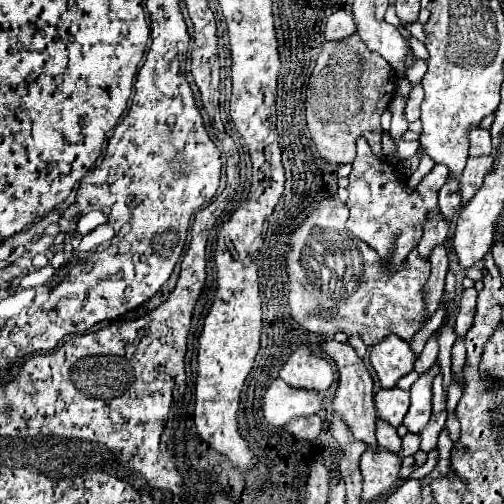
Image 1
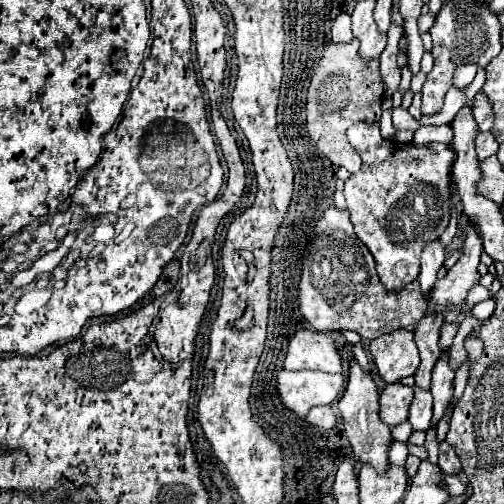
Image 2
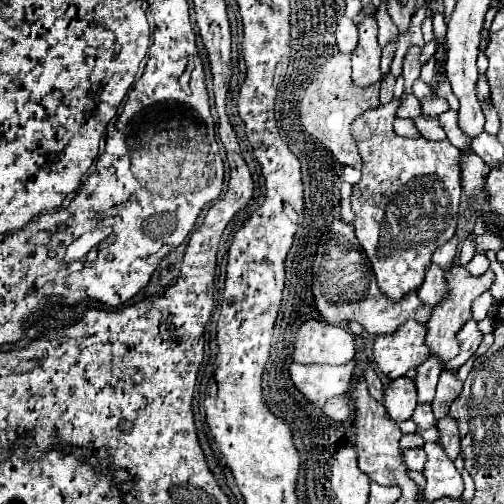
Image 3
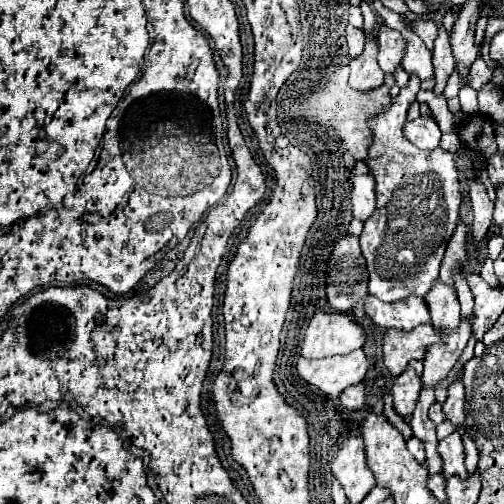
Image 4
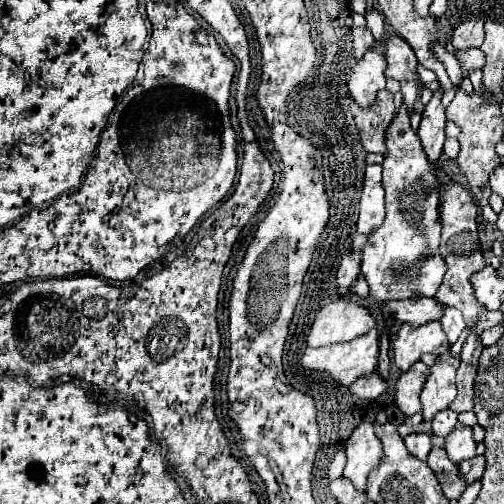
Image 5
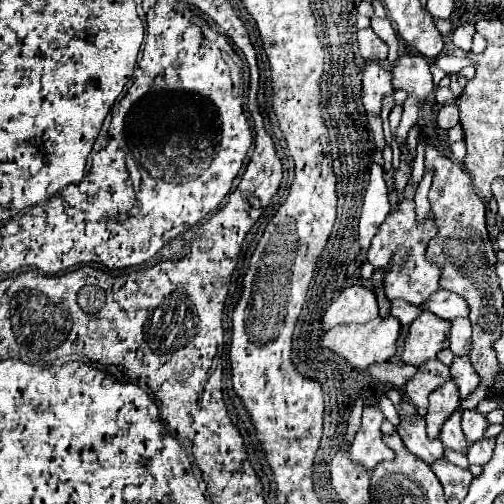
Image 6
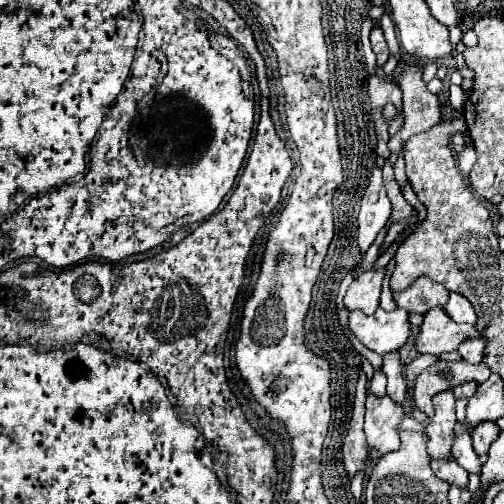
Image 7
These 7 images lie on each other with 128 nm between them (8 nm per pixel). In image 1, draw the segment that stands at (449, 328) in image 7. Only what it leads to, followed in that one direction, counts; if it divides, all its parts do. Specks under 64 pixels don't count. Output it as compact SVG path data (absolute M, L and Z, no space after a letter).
M386 336L372 346L370 362L382 388L392 388L404 374L414 370L414 350L410 342L400 340L400 336Z

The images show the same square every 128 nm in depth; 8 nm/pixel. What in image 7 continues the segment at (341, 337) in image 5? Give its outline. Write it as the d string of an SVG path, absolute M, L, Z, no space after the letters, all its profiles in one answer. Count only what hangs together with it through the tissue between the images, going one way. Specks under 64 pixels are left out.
M372 268L372 270L368 270L356 278L350 284L348 294L344 298L346 308L374 314L378 304L380 304L380 290L382 290L384 274L386 274L386 268Z

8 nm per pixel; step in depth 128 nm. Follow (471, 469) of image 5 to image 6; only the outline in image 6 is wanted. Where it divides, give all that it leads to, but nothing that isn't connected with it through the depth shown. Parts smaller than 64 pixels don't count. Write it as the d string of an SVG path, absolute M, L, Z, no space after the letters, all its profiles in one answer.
M494 438L478 440L476 444L470 444L470 448L468 448L468 462L484 466L490 460L492 450L494 450Z

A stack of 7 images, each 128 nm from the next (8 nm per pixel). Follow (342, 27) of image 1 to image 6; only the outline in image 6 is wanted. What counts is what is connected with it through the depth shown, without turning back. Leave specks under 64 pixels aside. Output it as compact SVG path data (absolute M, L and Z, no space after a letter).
M364 28L358 30L358 46L360 46L360 54L366 60L376 60L376 62L384 62L388 56L388 44L384 40L380 40L372 28Z

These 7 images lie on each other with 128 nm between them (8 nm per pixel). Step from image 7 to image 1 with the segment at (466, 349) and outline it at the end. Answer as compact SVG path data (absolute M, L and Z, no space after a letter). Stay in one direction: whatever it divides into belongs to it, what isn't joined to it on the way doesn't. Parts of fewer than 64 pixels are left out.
M432 212L428 222L424 224L424 236L418 244L418 254L420 258L430 258L432 248L444 244L448 238L448 222L444 220L444 216L440 212Z

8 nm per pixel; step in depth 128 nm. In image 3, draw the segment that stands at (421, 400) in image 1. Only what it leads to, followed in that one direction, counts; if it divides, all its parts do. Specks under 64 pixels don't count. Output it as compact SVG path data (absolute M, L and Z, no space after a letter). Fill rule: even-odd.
M490 290L485 291L479 296L472 305L472 319L481 321L487 315L489 307L492 305L494 299L490 293ZM418 404L418 408L414 410L412 420L418 424L418 428L432 428L432 426L436 426L436 420L434 420L430 404Z

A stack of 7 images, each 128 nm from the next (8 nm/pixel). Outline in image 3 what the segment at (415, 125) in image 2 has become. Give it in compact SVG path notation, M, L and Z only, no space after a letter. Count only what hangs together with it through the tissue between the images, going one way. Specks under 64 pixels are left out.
M414 118L416 122L416 128L422 132L424 138L428 140L444 140L446 138L446 132L440 128L438 120L434 118Z

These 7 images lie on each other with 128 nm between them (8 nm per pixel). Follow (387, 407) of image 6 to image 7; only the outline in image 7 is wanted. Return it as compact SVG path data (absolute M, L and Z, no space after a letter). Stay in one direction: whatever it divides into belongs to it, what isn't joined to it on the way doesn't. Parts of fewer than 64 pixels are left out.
M374 370L374 376L370 380L370 392L376 396L386 394L386 374L382 370Z

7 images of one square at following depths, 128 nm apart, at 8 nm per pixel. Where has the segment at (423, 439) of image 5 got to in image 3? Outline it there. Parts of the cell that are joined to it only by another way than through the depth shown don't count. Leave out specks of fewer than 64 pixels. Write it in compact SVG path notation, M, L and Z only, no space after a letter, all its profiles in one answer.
M408 448L404 450L404 458L410 470L424 470L424 460L426 460L424 448Z

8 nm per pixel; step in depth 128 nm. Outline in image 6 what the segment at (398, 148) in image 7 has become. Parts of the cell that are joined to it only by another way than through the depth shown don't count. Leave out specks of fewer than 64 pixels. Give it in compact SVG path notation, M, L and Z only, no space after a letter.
M404 54L396 60L392 68L392 84L396 90L404 90L408 96L414 96L420 102L420 108L436 88L428 60L424 60L424 56L412 54Z

